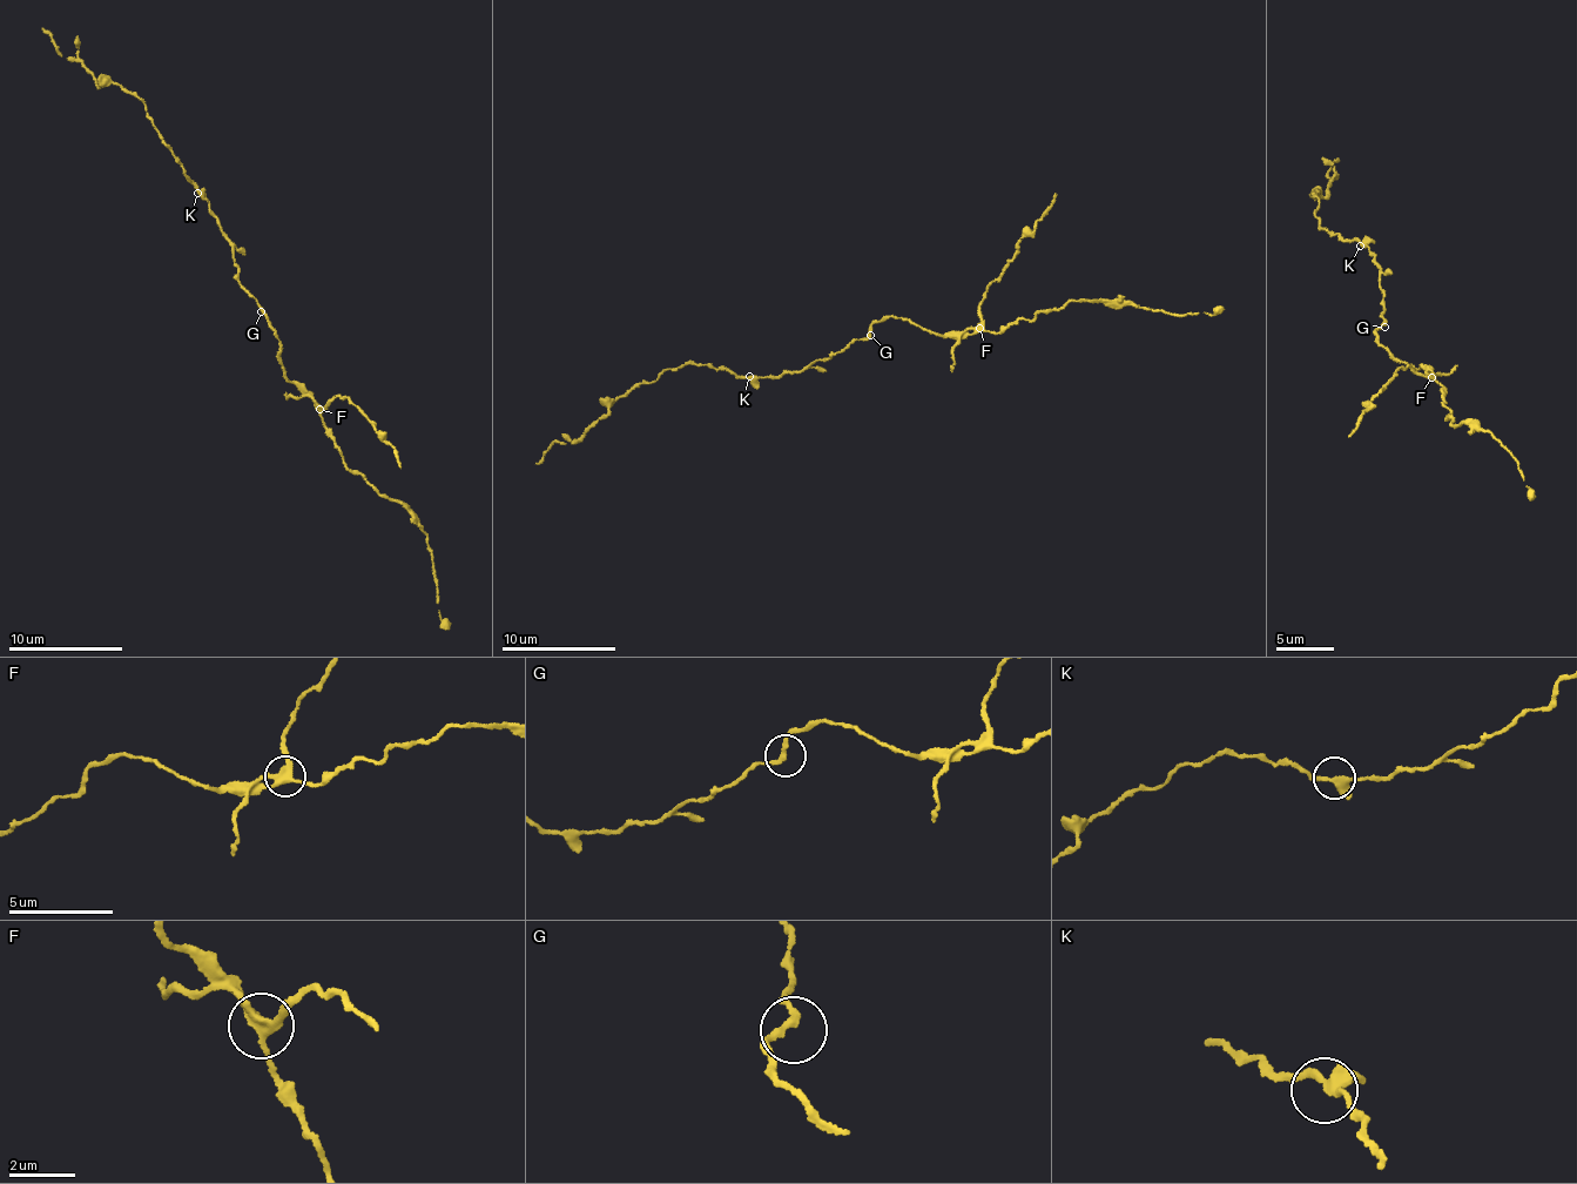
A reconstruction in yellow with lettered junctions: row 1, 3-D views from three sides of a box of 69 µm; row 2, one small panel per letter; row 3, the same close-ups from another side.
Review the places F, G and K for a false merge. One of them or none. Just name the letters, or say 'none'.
F

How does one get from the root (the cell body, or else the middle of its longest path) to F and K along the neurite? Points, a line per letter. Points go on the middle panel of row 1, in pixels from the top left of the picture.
F: (869, 334), (878, 320), (901, 316), (944, 335), (979, 327)
K: (869, 334), (802, 370), (775, 377), (749, 376)

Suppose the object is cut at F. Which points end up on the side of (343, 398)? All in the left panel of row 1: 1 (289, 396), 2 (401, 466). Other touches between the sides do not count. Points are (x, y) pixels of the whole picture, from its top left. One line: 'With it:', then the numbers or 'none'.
With it: 1, 2

